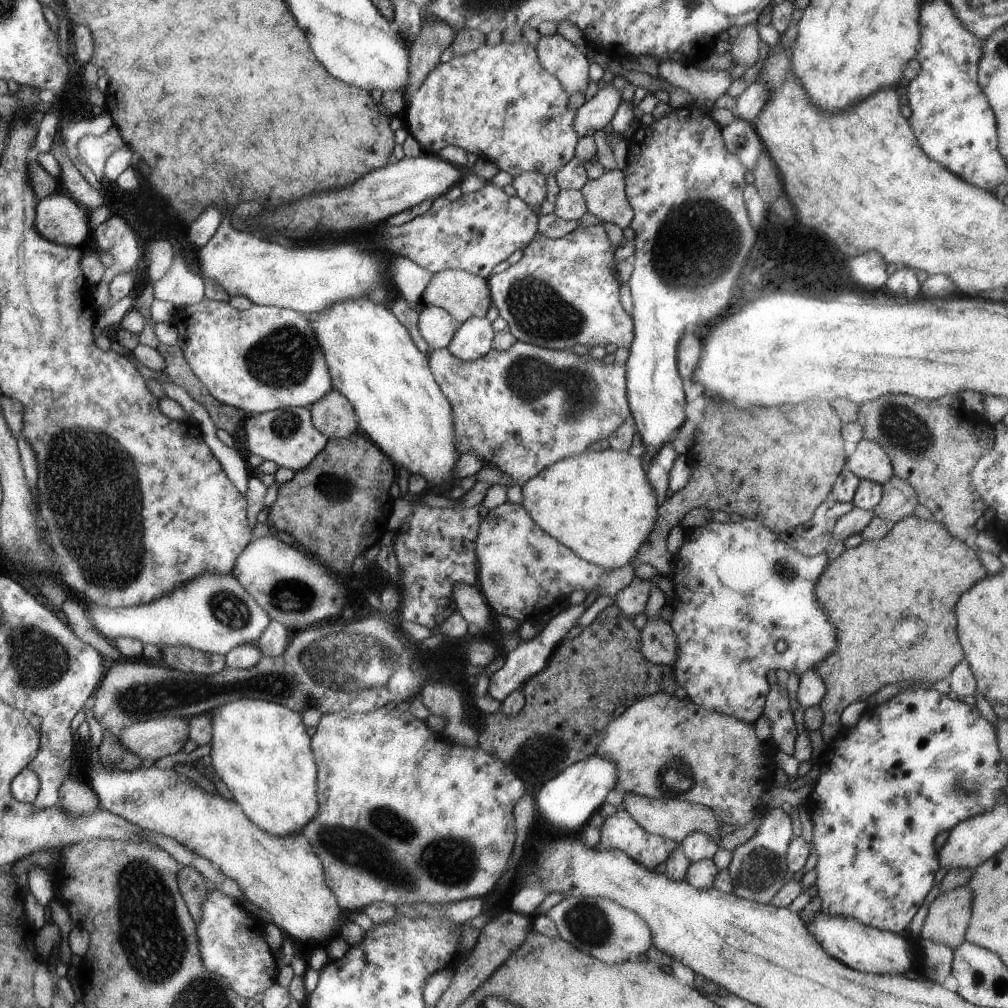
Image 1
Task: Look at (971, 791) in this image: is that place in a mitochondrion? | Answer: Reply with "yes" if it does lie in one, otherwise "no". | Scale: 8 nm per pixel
yes

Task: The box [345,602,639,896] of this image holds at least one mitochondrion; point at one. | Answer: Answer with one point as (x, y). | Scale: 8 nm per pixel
(451, 859)

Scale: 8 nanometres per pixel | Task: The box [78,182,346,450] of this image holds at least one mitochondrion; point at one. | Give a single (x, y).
(284, 357)

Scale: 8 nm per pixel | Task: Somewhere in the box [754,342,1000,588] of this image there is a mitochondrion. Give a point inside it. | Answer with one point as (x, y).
(908, 432)

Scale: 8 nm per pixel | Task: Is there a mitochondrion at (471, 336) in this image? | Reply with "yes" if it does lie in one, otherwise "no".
no

